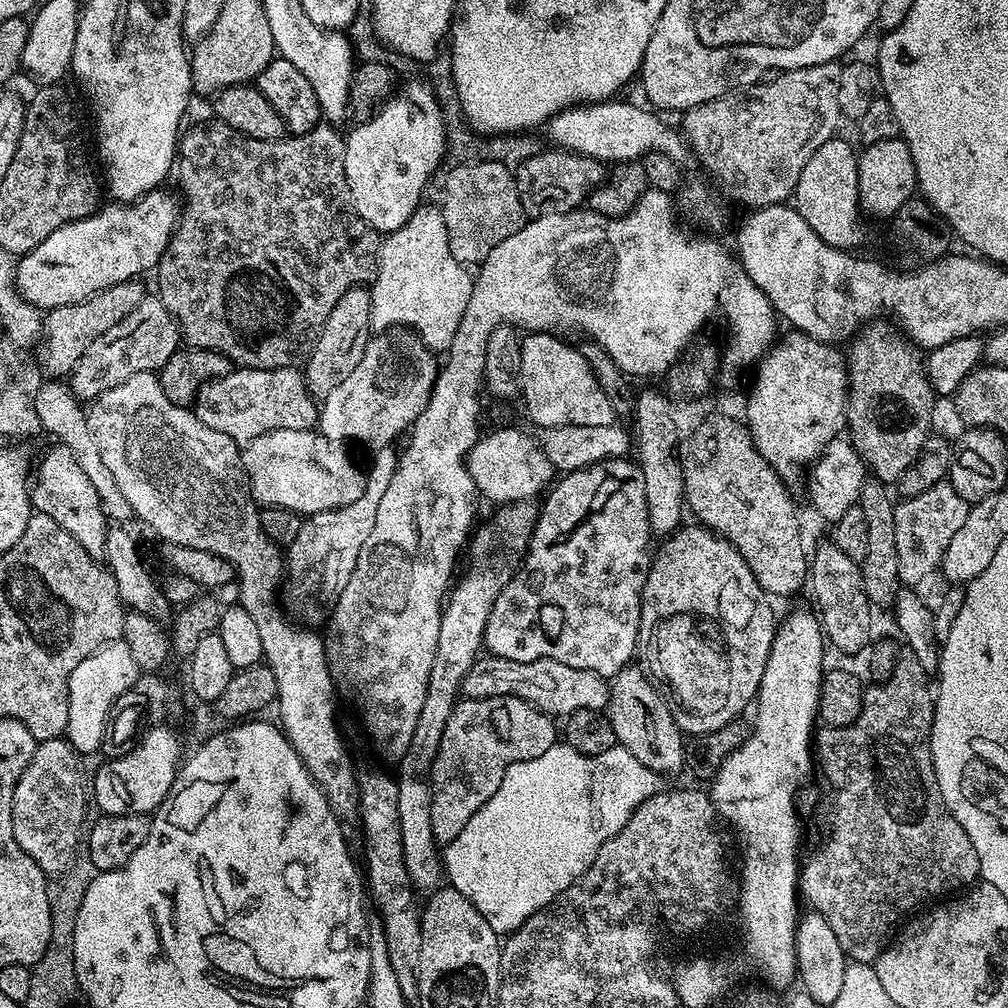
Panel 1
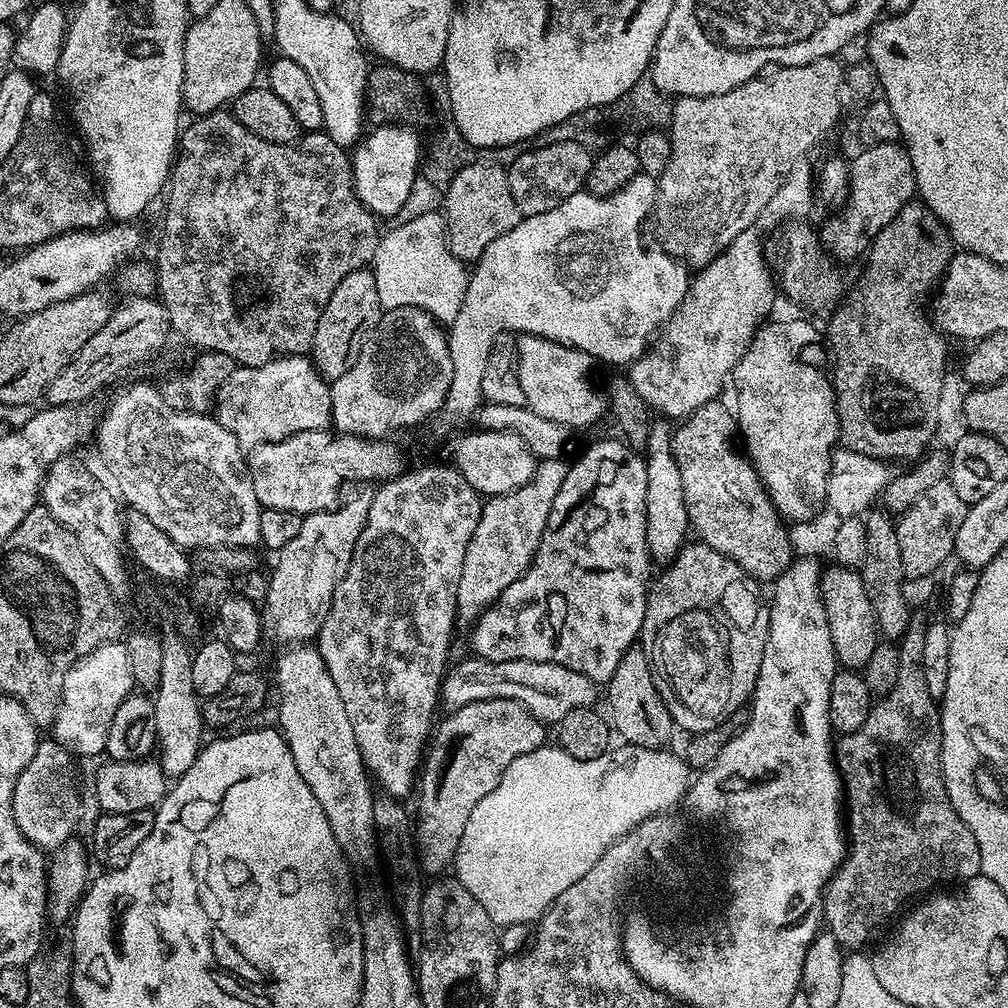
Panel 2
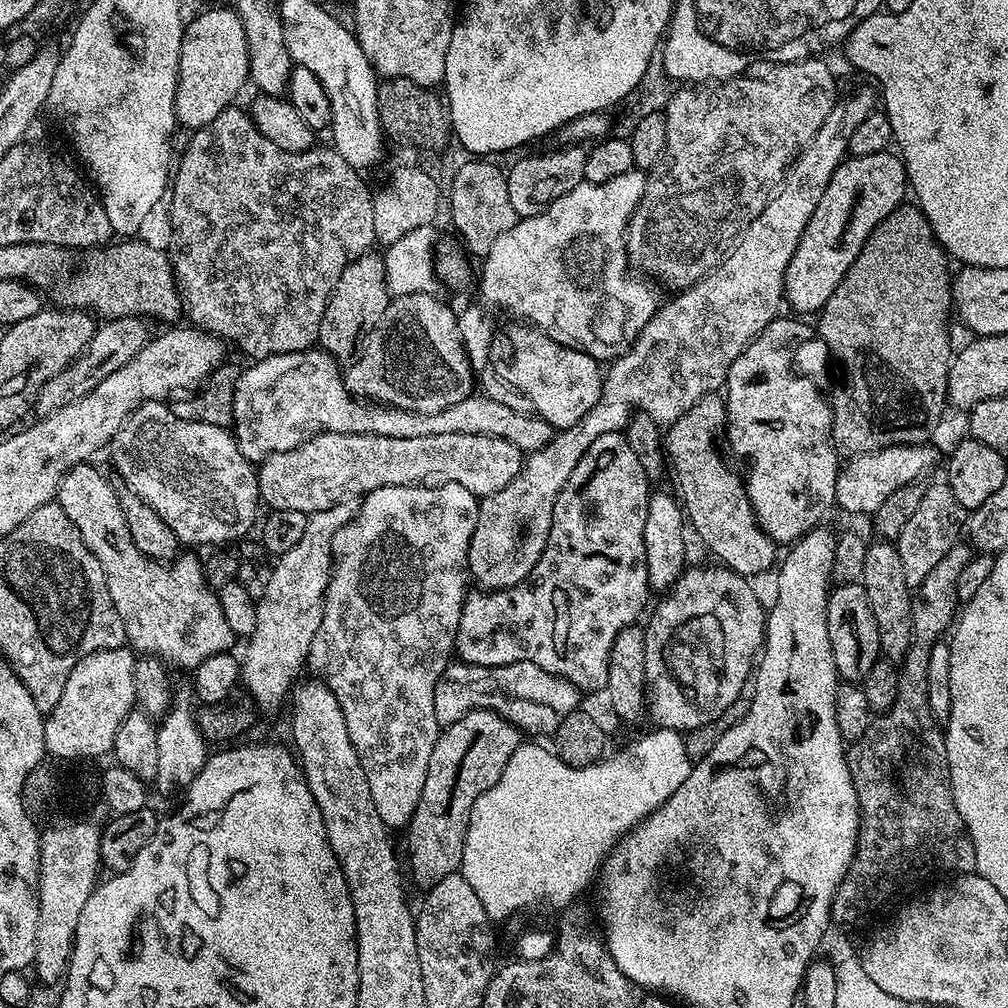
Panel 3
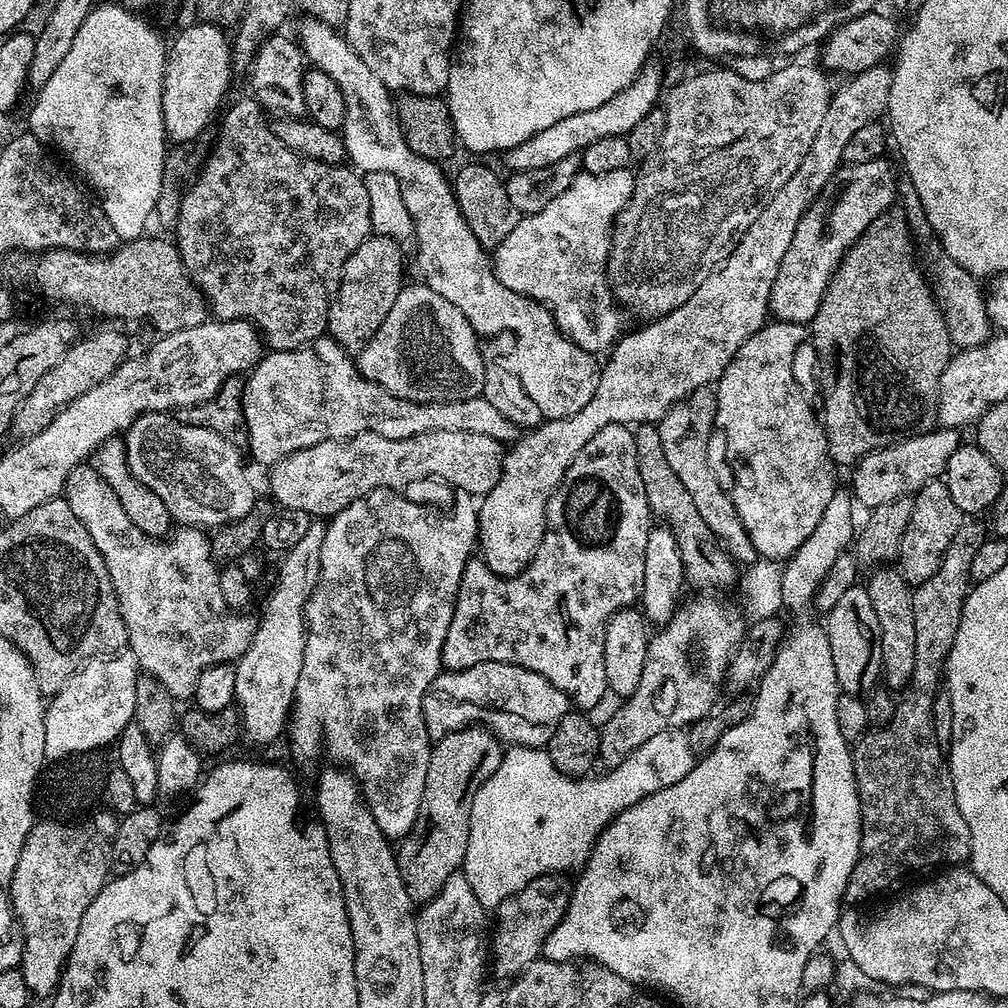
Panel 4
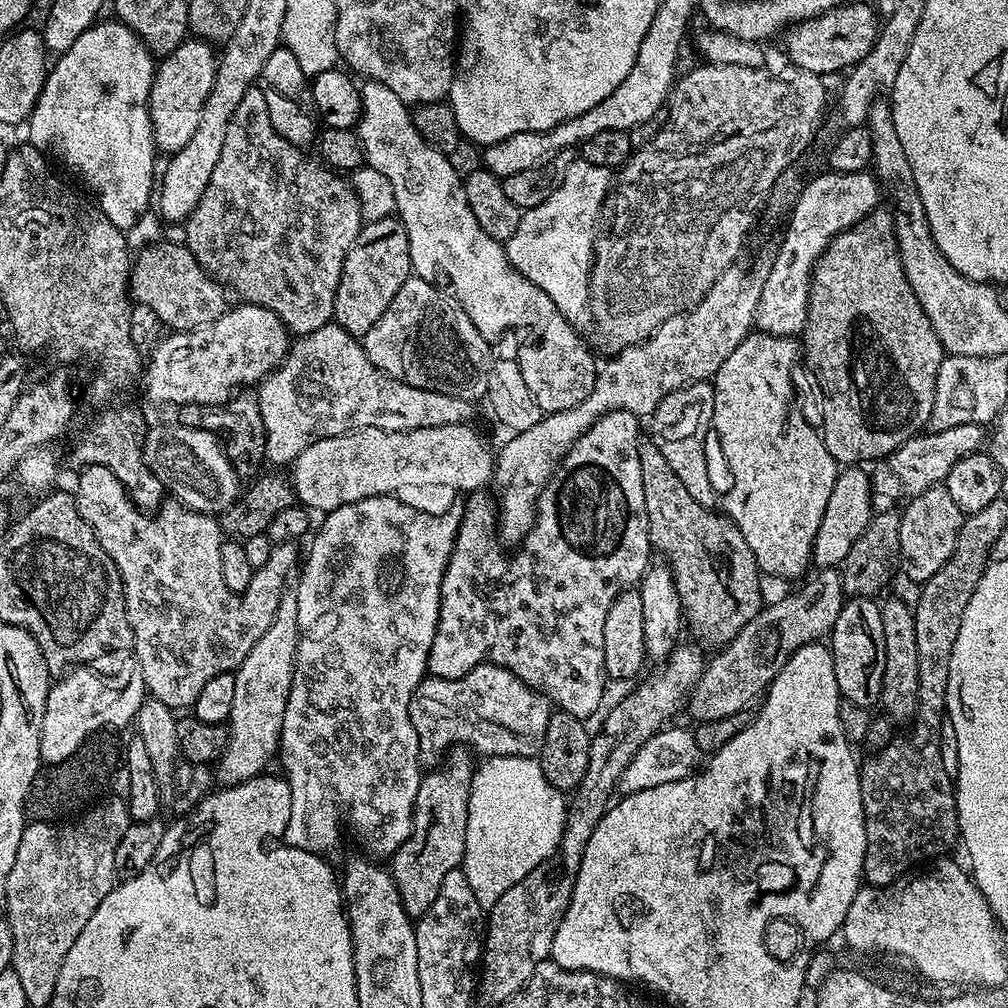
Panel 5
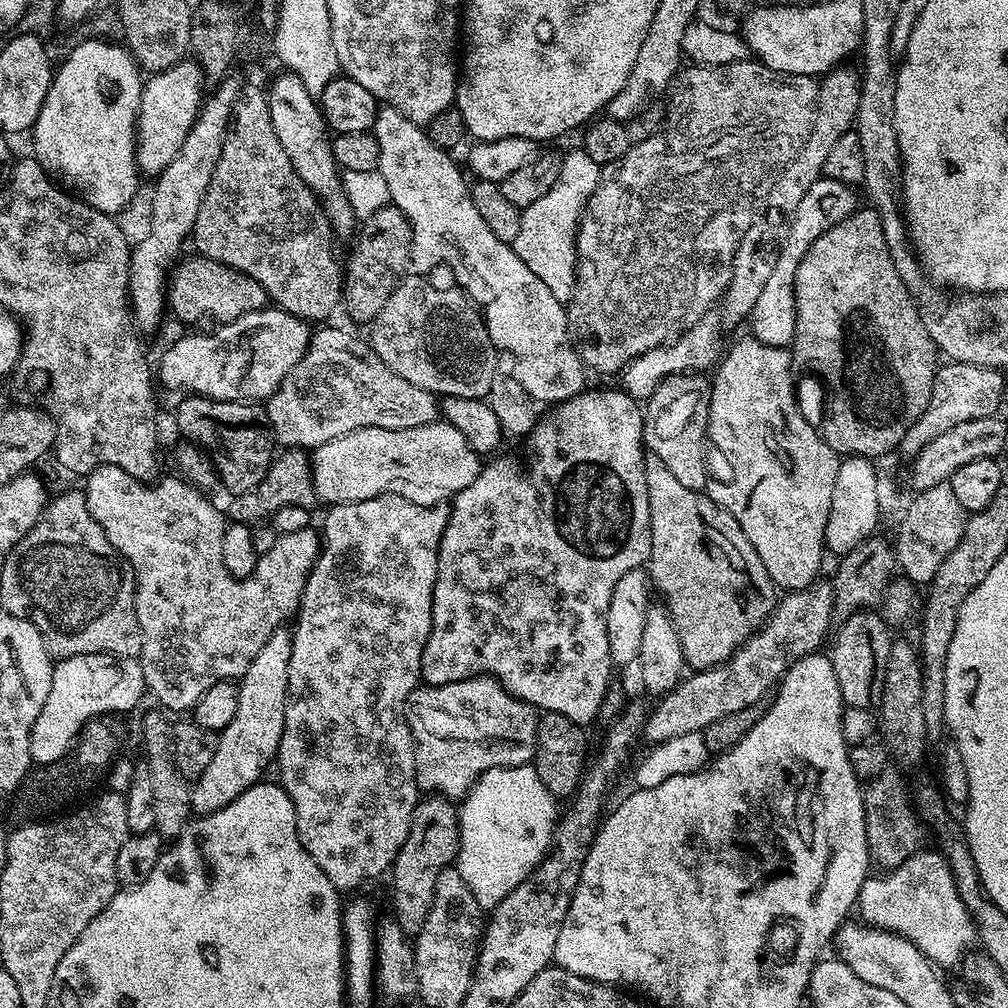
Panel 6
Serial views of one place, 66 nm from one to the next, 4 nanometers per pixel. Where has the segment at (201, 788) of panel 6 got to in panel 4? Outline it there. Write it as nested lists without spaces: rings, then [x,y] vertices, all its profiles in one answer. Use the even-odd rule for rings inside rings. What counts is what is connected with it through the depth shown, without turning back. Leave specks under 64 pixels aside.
[[[314,522],[310,530],[298,541],[298,546],[294,550],[283,553],[280,564],[280,573],[276,576],[276,585],[272,588],[272,593],[268,596],[268,601],[264,604],[264,613],[259,613],[256,633],[240,659],[235,661],[236,677],[234,686],[236,687],[235,707],[240,709],[240,722],[243,735],[248,736],[252,744],[272,744],[280,735],[285,735],[286,725],[290,720],[292,702],[296,699],[296,687],[298,686],[298,674],[302,674],[302,658],[306,650],[306,638],[308,637],[308,621],[306,613],[308,611],[308,599],[316,585],[316,579],[320,573],[320,559],[322,558],[322,538],[324,537],[325,525]]]

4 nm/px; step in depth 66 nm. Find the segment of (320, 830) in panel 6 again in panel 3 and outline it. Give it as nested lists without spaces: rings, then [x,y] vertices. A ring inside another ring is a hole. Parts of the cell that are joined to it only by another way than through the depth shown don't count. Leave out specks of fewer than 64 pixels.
[[[436,482],[433,488],[424,488],[423,483],[403,484],[402,486],[382,486],[378,490],[367,493],[359,501],[352,520],[342,526],[332,539],[332,577],[324,595],[324,613],[322,626],[318,626],[318,634],[314,634],[314,642],[308,651],[309,669],[313,668],[319,679],[338,698],[342,714],[346,718],[346,730],[350,730],[352,741],[356,747],[358,758],[362,762],[362,770],[366,770],[366,778],[372,784],[374,806],[378,806],[378,814],[389,829],[403,829],[412,819],[418,806],[418,798],[422,794],[422,786],[426,786],[426,770],[430,770],[430,754],[434,750],[434,742],[438,742],[442,725],[438,722],[434,710],[434,690],[447,670],[454,656],[456,647],[456,631],[462,618],[462,606],[466,589],[470,584],[468,574],[468,551],[470,538],[474,538],[474,526],[478,526],[478,510],[480,500],[466,490],[466,486],[458,486],[458,482]]]

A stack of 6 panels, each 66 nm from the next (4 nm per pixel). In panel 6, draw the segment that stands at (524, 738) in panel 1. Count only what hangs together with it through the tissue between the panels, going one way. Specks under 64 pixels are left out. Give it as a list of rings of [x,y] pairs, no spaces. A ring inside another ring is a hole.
[[[447,798],[421,799],[412,810],[410,830],[398,850],[395,862],[390,869],[392,876],[392,912],[396,925],[409,938],[419,936],[426,926],[426,918],[430,914],[430,906],[434,906],[434,886],[438,886],[438,874],[443,868],[449,867],[456,859],[456,850],[460,847],[460,821],[458,808],[453,801]]]

